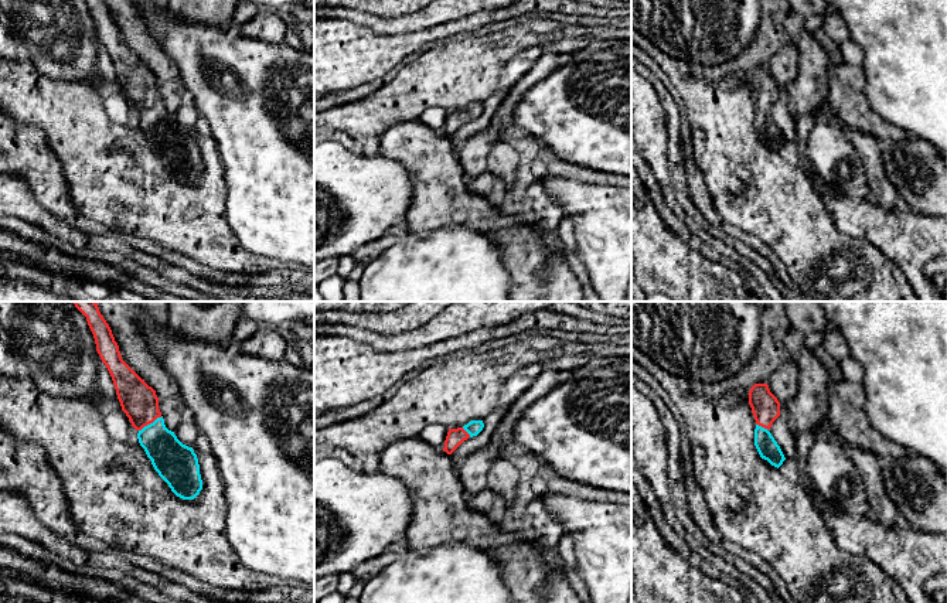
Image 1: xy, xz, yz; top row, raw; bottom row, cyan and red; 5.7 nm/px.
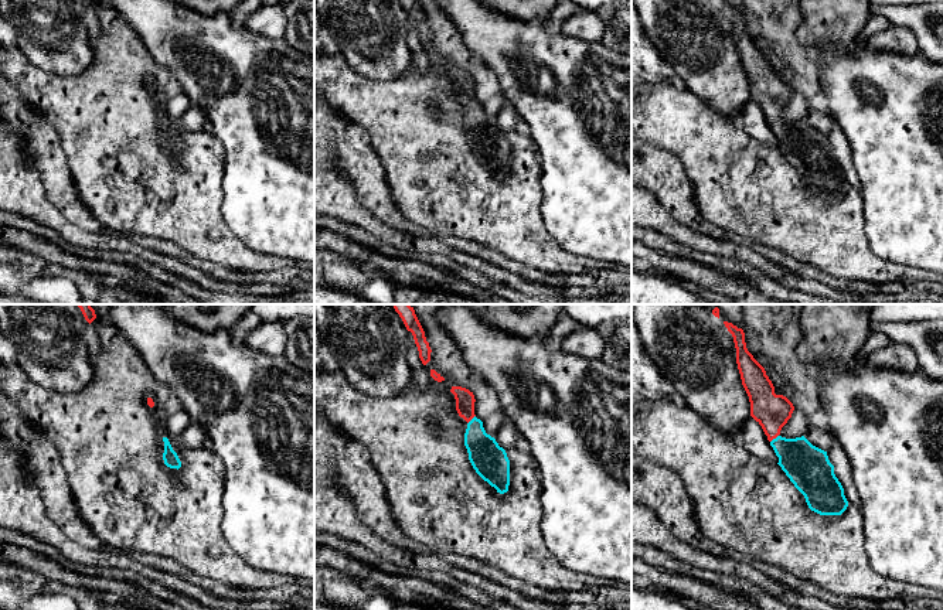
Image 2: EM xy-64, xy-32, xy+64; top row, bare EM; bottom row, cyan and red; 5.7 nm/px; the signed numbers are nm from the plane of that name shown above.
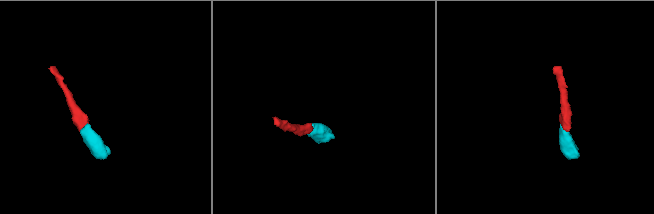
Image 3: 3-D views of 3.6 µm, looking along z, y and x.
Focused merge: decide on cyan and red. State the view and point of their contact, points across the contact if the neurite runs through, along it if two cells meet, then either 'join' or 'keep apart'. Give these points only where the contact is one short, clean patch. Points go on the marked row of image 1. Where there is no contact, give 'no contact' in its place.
xy (150, 423) | across xy (173, 460), (153, 436), (150, 423), (139, 401) | join

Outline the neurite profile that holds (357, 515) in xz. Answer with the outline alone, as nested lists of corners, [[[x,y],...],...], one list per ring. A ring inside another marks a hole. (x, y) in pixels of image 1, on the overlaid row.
[[[333,457],[314,461],[314,580],[351,572],[379,556],[391,544],[403,541],[412,514],[412,497],[399,478],[381,471],[365,474]]]

